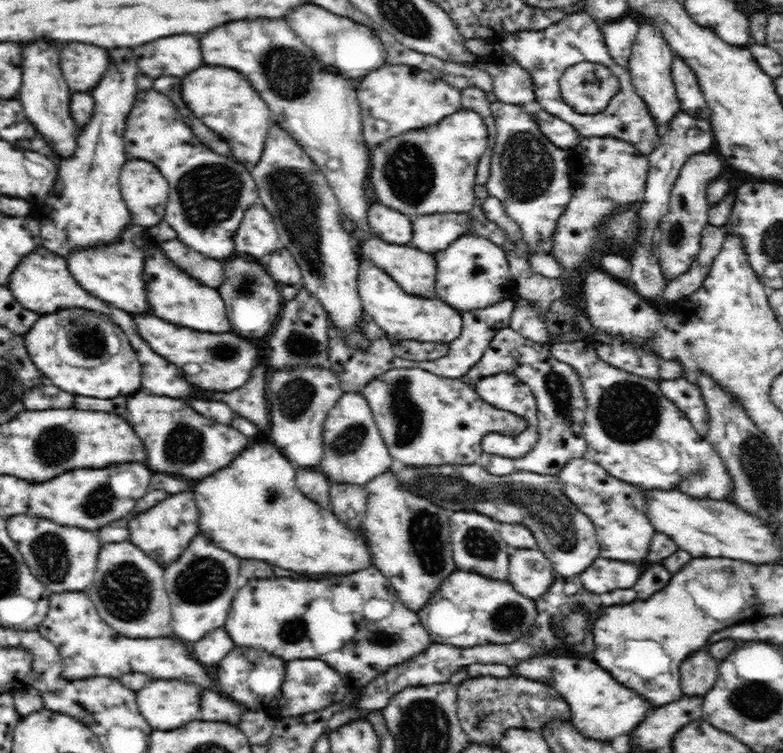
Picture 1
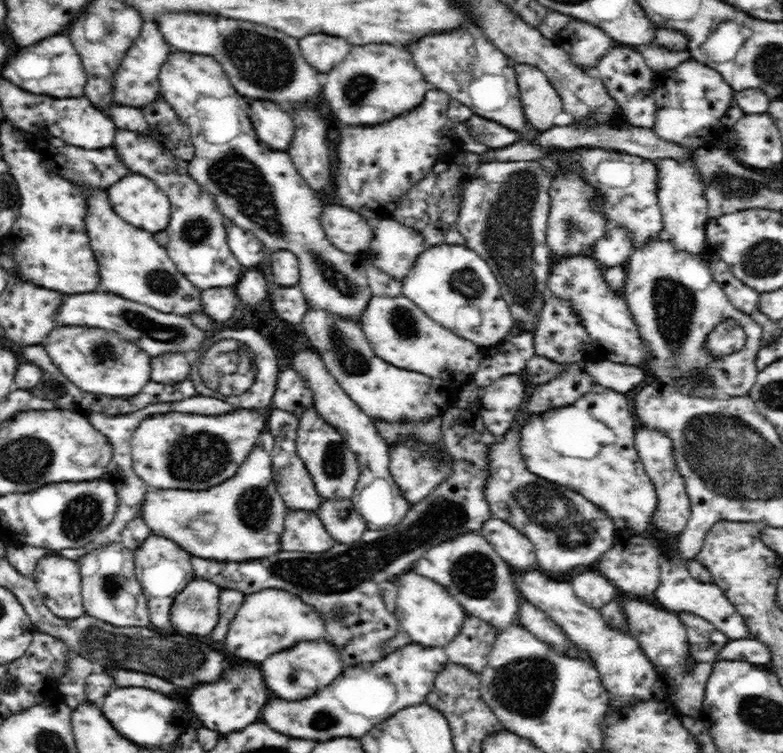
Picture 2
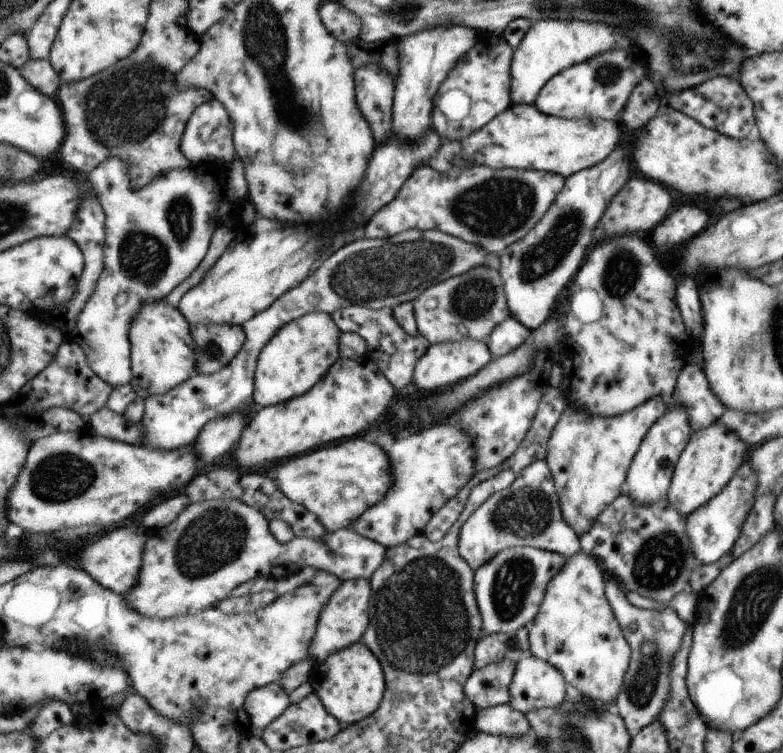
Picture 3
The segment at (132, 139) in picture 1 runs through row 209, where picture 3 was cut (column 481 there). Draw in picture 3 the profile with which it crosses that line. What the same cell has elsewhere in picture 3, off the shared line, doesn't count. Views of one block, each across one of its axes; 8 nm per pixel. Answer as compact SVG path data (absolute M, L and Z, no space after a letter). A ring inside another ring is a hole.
M483 165L457 170L457 174L445 174L435 172L429 166L419 166L419 172L403 184L403 192L369 220L365 236L391 238L411 228L435 228L499 256L537 226L564 186L562 176L543 171L493 169Z

